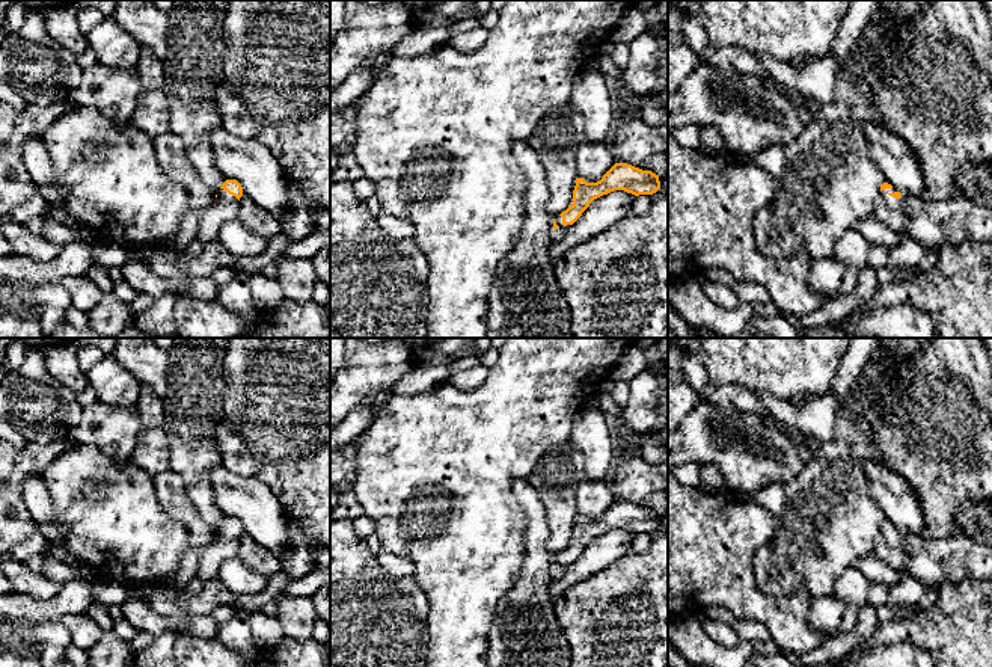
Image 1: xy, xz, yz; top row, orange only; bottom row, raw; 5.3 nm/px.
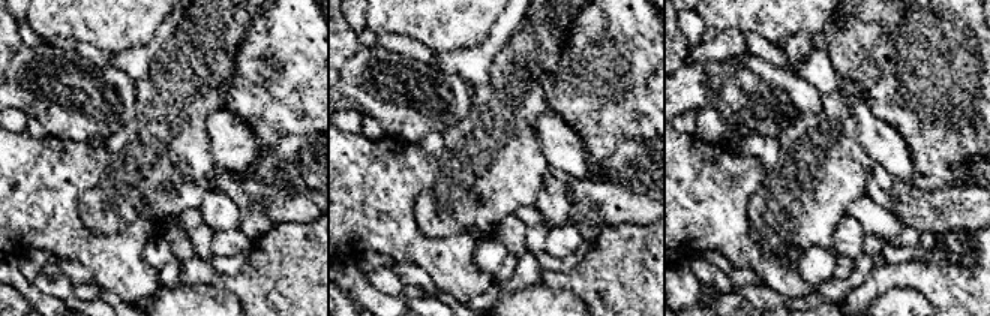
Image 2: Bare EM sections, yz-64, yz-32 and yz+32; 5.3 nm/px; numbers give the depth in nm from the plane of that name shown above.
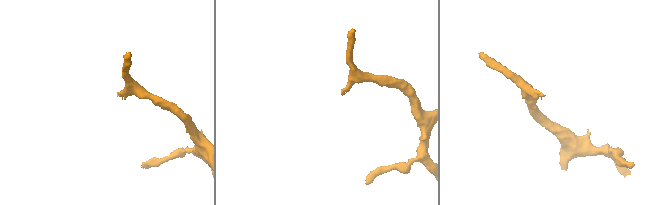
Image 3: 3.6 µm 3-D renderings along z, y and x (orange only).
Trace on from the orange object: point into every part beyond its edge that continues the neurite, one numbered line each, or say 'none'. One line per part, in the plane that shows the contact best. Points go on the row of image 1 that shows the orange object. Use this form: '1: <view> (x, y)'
1: yz (888, 210)

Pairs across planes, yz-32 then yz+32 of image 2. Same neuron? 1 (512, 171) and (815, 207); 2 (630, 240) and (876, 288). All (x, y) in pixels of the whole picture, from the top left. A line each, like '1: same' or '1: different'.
1: same
2: same

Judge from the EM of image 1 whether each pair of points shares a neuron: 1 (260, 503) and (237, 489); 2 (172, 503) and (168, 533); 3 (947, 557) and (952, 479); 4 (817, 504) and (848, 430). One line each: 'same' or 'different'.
1: same
2: different
3: different
4: same

